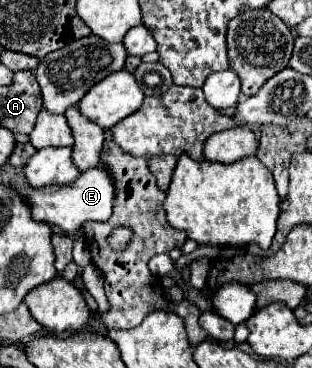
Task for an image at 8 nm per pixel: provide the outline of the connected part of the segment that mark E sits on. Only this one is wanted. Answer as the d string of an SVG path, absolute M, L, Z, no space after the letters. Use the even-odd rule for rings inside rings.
M99 165L89 171L83 171L81 177L67 187L29 189L29 191L23 191L23 197L31 205L33 219L55 223L67 235L73 235L85 221L107 221L111 217L113 201L115 201L115 179L105 165Z

